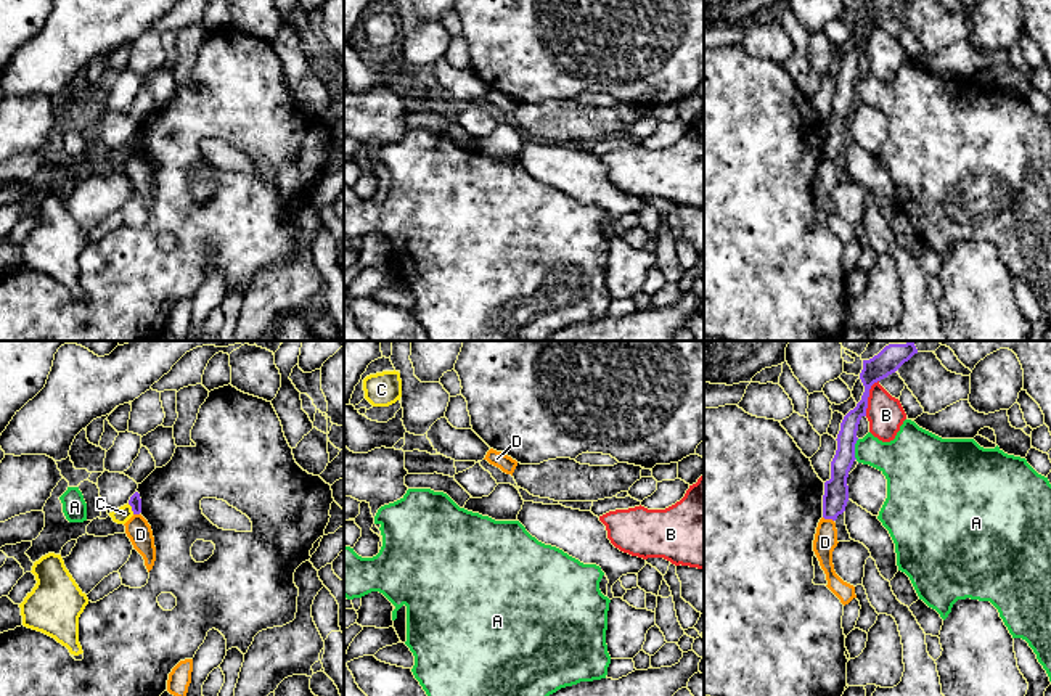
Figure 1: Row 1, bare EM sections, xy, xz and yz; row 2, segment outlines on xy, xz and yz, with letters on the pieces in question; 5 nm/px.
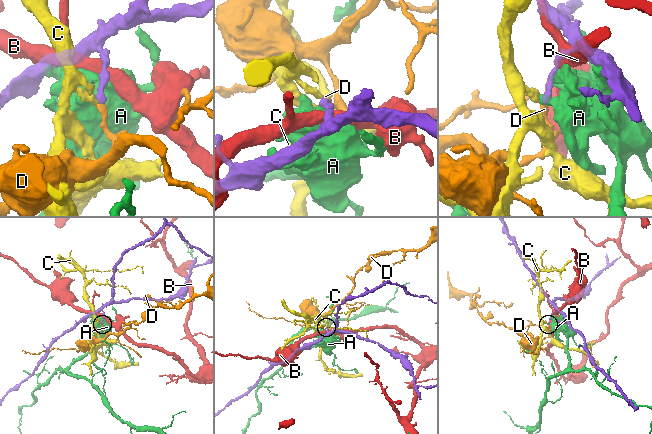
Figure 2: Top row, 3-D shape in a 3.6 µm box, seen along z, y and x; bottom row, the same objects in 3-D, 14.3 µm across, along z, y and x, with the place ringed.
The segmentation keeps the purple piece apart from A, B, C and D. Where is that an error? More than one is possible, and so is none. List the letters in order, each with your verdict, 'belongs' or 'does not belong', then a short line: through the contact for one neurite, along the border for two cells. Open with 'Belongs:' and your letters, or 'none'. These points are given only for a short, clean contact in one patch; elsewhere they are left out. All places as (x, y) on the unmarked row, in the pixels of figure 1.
Belongs: none
A: does not belong
B: does not belong; line yz (878, 20), (870, 29), (865, 55)
C: does not belong; line xy (127, 143), (134, 153)
D: does not belong; line yz (823, 156), (833, 161)

